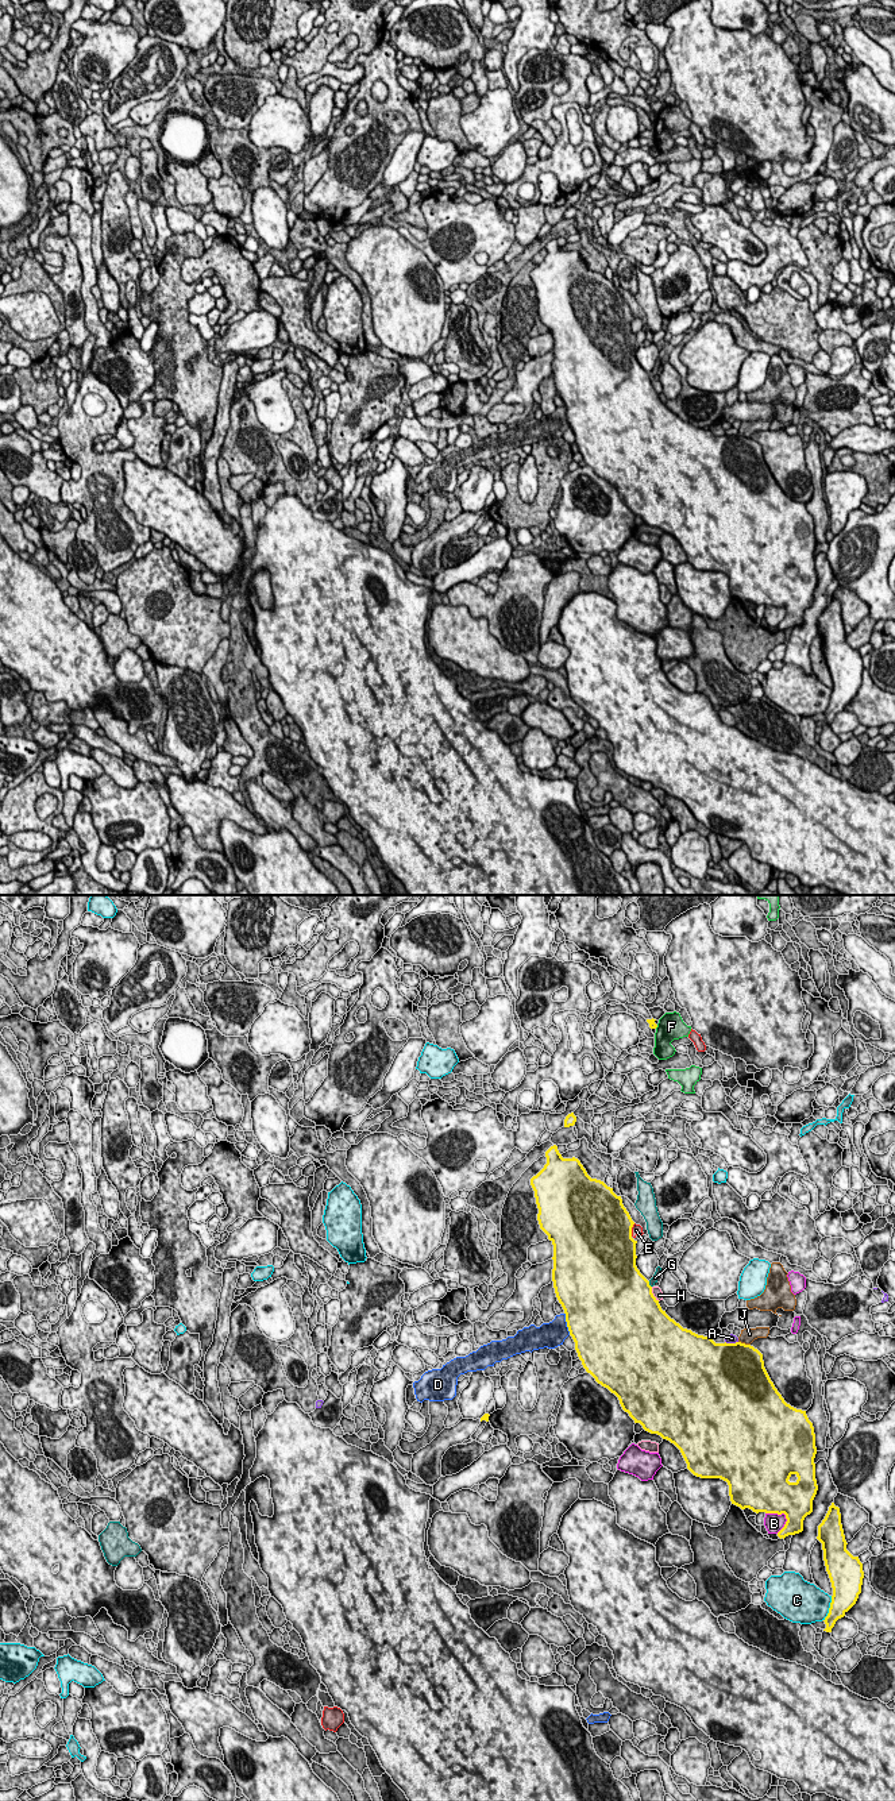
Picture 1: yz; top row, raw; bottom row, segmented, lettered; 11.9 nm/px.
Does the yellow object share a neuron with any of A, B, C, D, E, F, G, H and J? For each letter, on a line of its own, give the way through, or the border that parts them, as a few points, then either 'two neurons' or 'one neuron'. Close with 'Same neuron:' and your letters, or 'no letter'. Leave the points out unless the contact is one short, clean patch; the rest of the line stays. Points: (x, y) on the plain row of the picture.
A: two neurons
B: two neurons
C: two neurons
D: two neurons
E: two neurons
F: border along yz (658, 118), (655, 120); two neurons
G: border along yz (648, 374), (651, 380); two neurons
H: two neurons
J: two neurons
Same neuron: no letter

